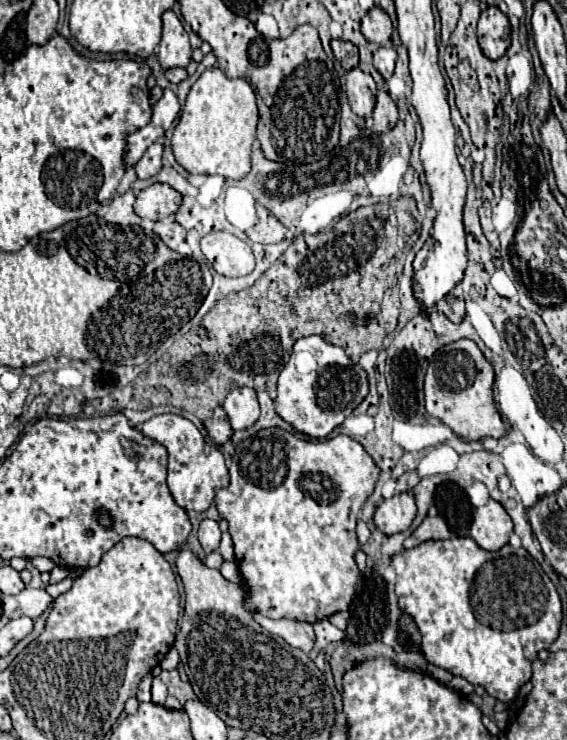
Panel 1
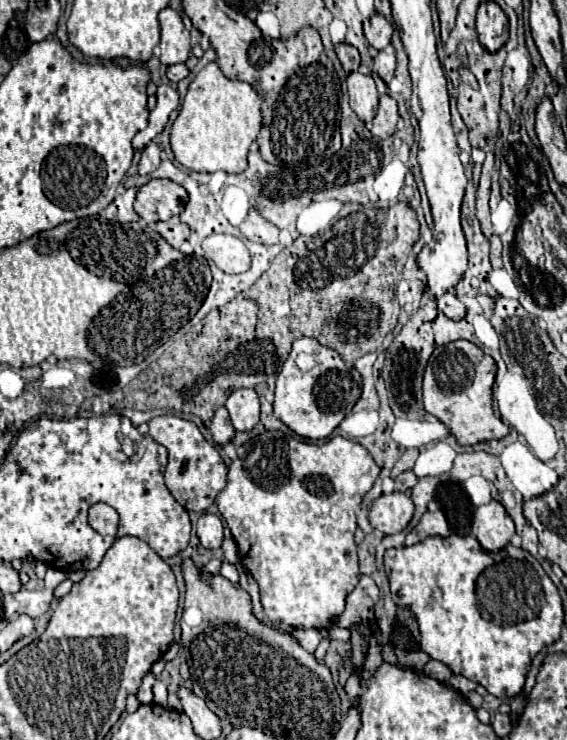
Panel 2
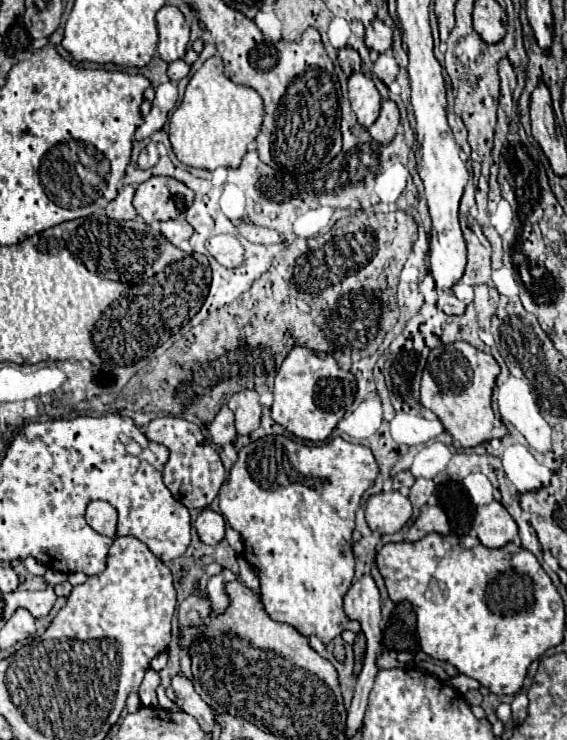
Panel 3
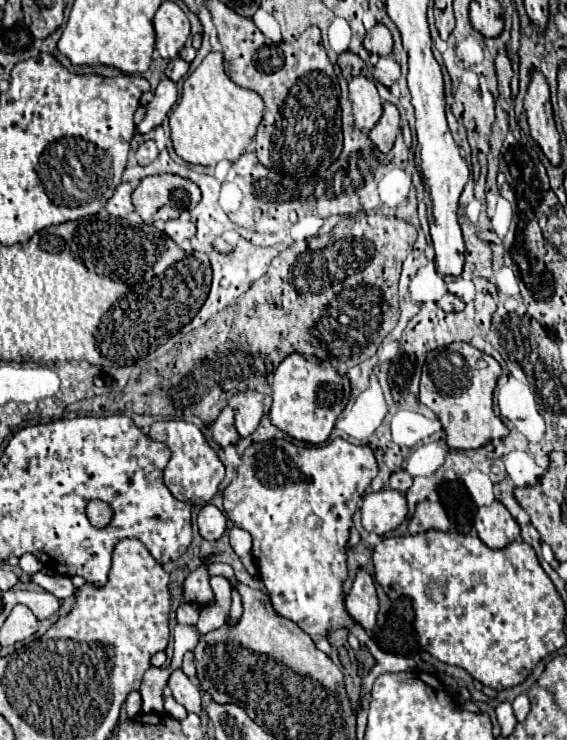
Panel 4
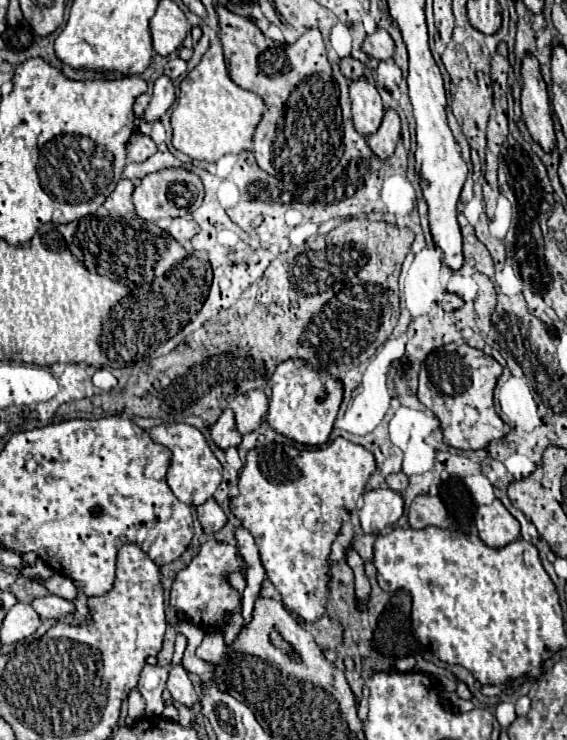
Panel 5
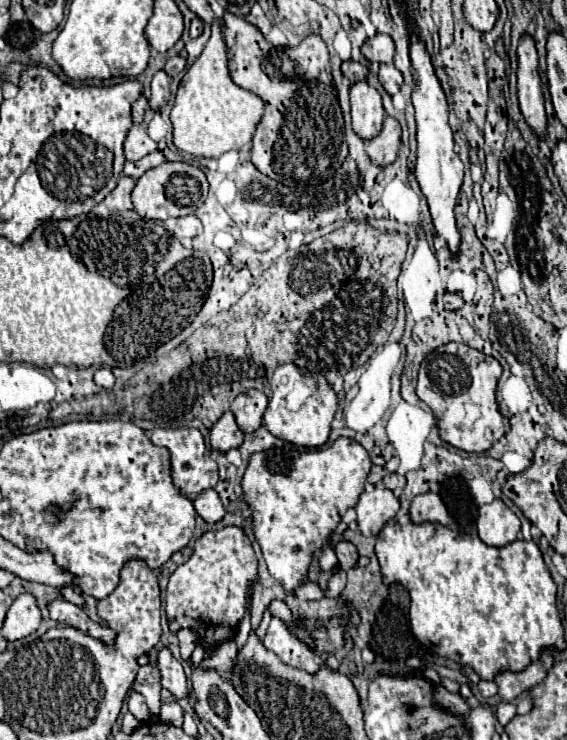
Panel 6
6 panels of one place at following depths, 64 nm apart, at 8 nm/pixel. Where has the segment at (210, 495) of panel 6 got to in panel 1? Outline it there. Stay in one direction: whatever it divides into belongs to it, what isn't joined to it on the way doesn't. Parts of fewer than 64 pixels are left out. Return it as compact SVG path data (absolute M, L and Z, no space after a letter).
M202 520L198 528L198 540L204 548L204 552L212 552L220 544L220 528L216 520Z

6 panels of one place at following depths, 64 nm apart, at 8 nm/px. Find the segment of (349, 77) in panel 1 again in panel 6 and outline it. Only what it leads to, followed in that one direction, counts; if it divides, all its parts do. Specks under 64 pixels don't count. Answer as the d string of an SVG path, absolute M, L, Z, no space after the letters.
M366 80L356 82L350 88L350 104L352 104L352 128L362 140L374 138L382 130L384 108L382 98L376 88L372 88Z

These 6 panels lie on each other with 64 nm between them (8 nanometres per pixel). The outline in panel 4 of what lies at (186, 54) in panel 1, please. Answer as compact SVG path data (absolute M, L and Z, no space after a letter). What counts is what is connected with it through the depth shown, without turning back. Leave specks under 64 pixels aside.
M162 2L154 16L156 30L156 48L162 58L172 60L184 48L184 42L190 36L190 22L186 14L174 2Z

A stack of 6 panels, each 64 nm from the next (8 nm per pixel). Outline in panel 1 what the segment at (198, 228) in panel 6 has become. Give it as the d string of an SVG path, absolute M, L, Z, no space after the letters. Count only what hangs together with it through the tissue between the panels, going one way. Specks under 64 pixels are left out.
M170 216L166 220L158 220L154 222L154 232L160 236L160 240L164 240L164 244L168 244L168 248L176 250L180 242L184 242L186 238L186 230Z

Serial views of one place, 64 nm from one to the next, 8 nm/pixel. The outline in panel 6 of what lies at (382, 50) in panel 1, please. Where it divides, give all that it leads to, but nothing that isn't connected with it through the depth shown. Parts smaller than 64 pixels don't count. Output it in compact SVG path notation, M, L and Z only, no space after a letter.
M380 64L378 80L384 86L384 90L390 96L394 96L400 90L400 86L402 86L402 72L394 64Z

